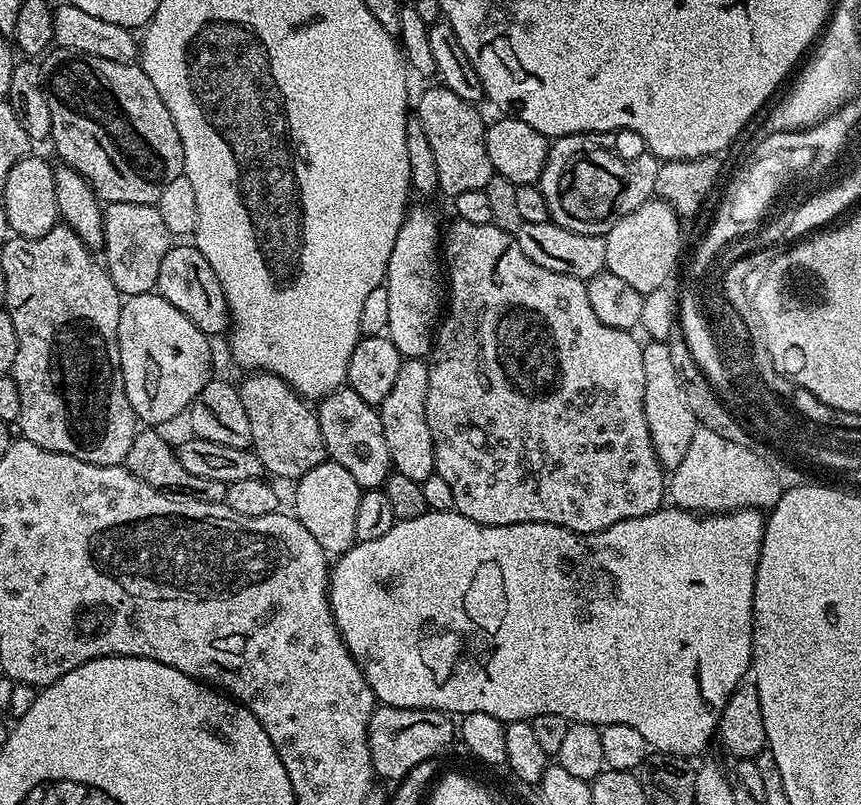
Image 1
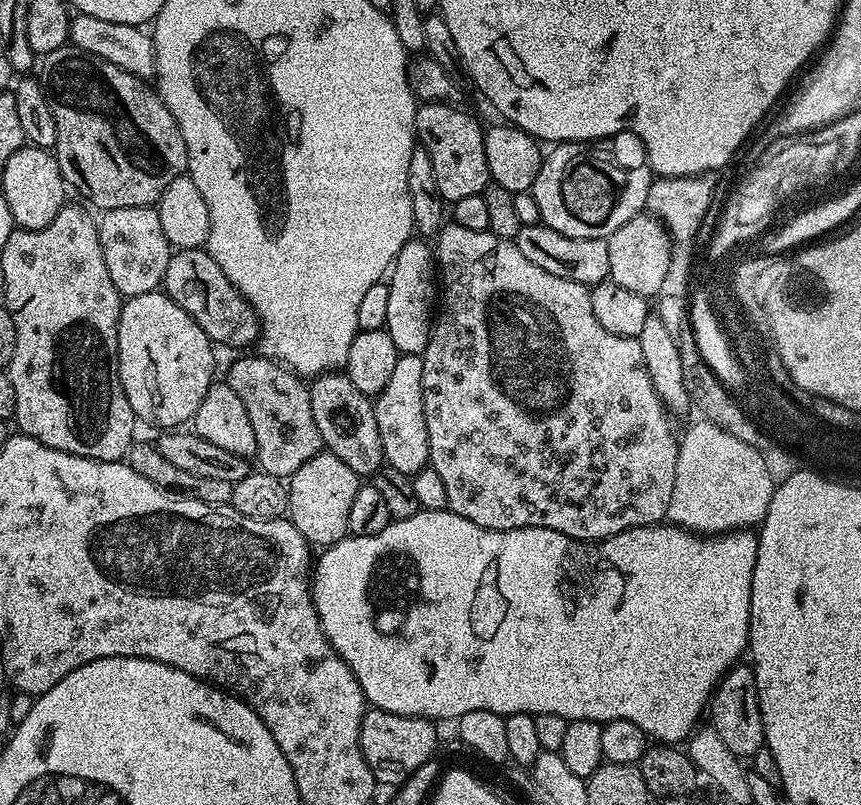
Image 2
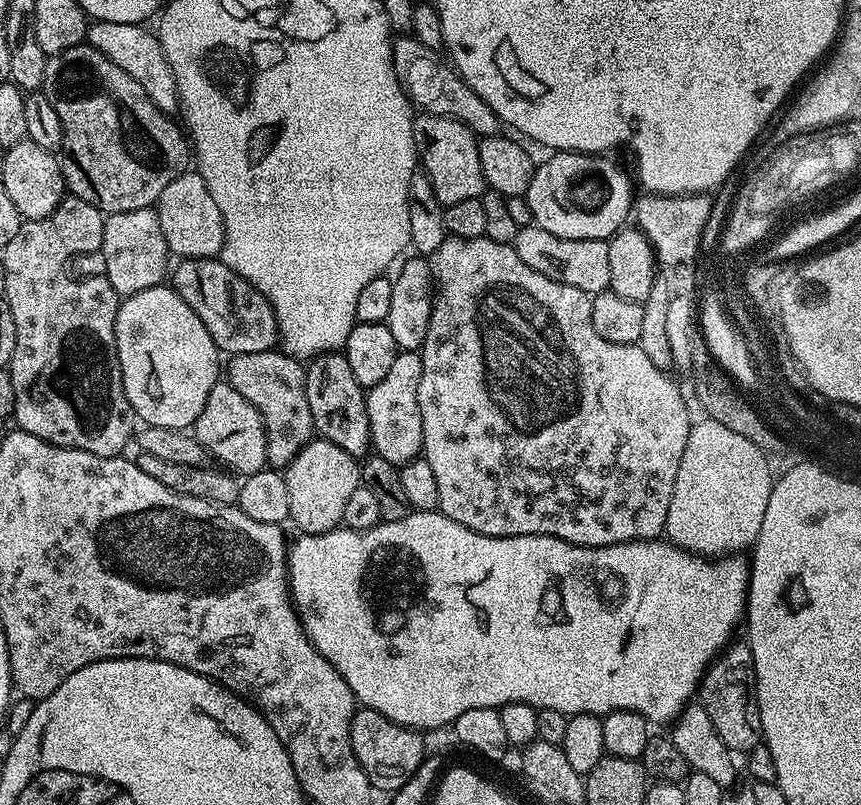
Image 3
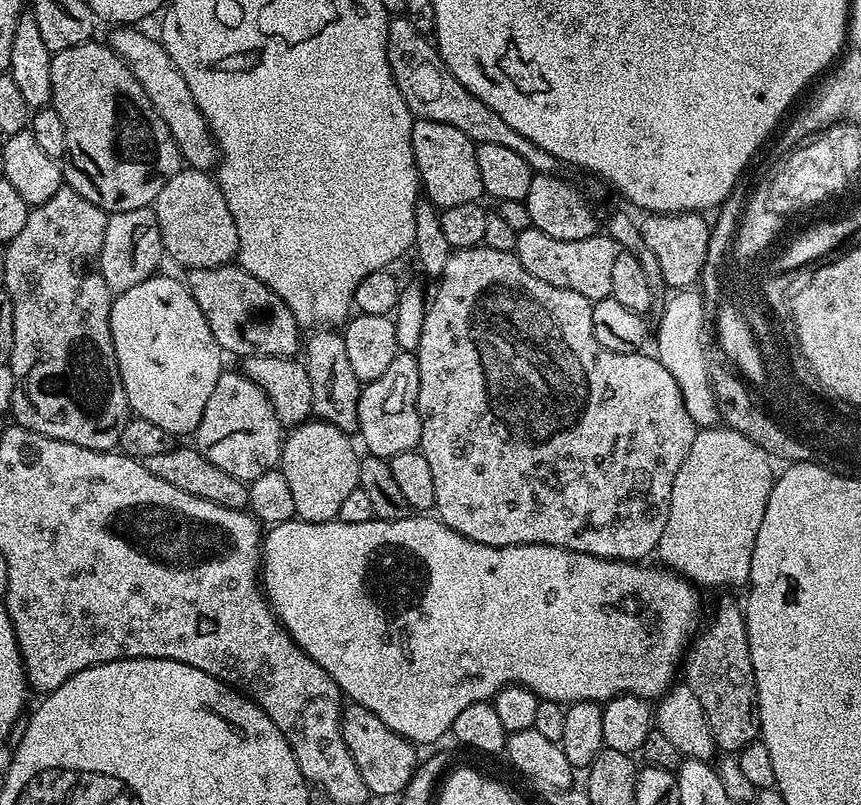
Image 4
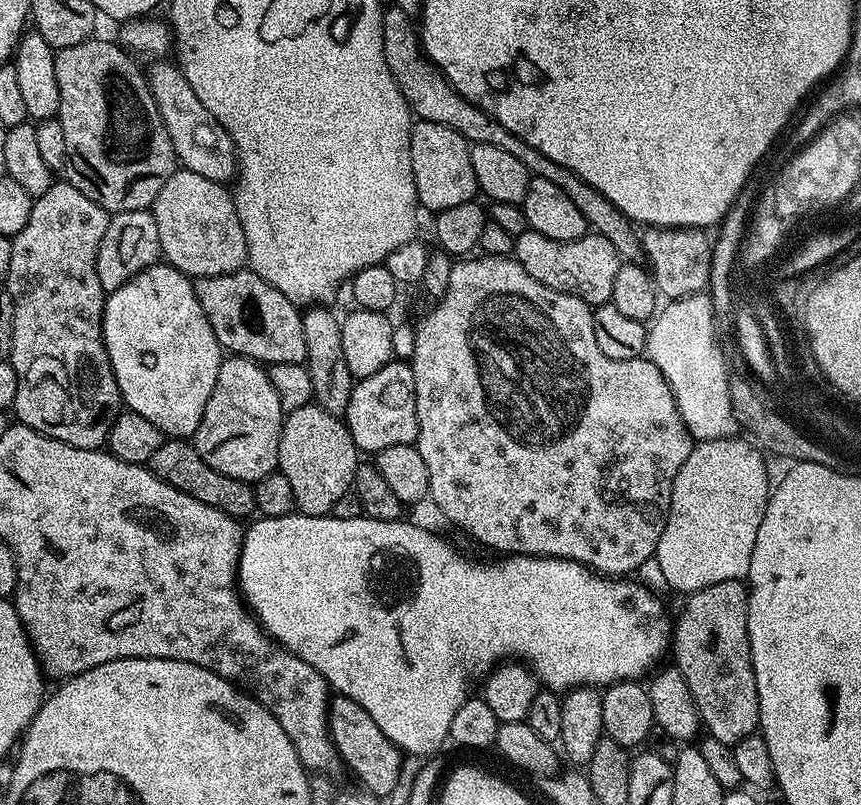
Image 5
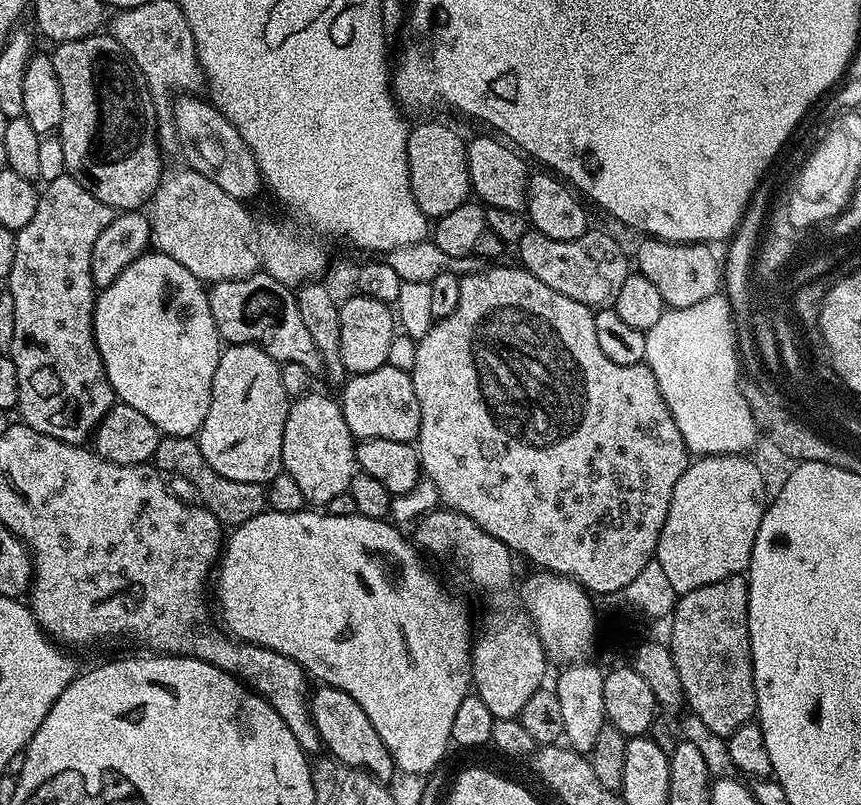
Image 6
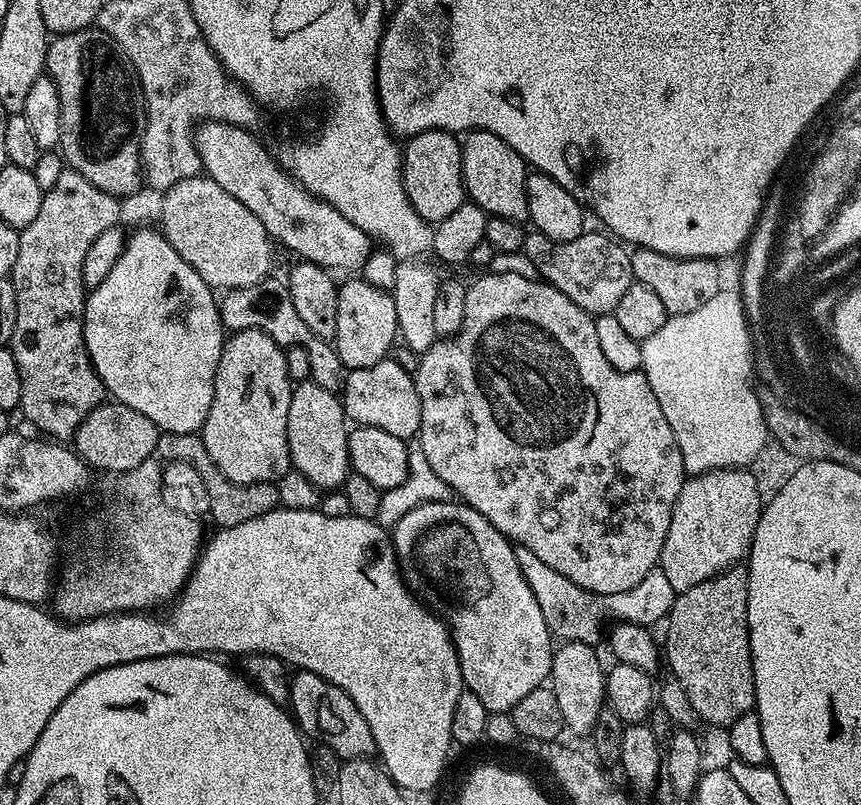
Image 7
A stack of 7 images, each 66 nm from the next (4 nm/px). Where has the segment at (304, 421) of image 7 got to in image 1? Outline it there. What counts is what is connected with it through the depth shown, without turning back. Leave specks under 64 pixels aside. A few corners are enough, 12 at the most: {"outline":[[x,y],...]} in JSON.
{"outline":[[327,458],[295,481],[294,515],[332,558],[349,552],[361,488]]}

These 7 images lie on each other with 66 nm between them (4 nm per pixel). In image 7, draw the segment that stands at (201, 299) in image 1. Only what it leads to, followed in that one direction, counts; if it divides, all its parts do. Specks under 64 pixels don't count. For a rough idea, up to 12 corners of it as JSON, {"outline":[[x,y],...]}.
{"outline":[[269,278],[219,297],[229,333],[262,330],[304,348],[310,378],[339,393],[346,369],[298,318],[287,283]]}

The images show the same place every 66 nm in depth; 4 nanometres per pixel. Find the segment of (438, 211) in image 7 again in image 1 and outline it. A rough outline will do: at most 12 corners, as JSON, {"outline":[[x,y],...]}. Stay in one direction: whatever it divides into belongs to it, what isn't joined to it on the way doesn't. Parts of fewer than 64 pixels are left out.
{"outline":[[443,86],[414,116],[454,198],[494,175],[477,105]]}

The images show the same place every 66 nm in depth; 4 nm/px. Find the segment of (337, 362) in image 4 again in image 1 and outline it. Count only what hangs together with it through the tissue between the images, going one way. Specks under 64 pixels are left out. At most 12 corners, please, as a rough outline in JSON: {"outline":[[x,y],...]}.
{"outline":[[341,386],[315,413],[327,459],[361,490],[394,469],[379,411]]}

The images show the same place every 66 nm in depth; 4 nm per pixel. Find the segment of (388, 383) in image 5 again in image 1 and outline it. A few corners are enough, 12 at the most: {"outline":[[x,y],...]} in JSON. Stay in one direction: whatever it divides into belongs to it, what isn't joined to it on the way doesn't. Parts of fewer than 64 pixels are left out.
{"outline":[[401,363],[378,406],[398,474],[436,470],[426,422],[428,365]]}

